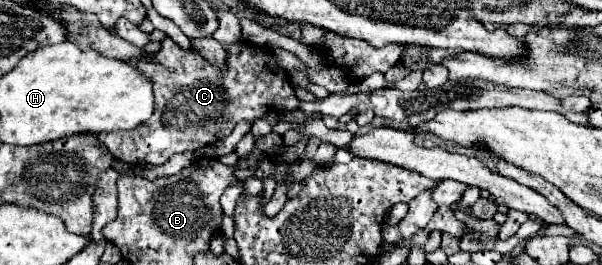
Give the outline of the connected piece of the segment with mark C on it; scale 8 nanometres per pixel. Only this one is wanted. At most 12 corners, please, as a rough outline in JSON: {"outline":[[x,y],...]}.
{"outline":[[172,38],[134,62],[154,114],[98,134],[158,166],[298,108],[278,58],[246,40],[228,68]]}

